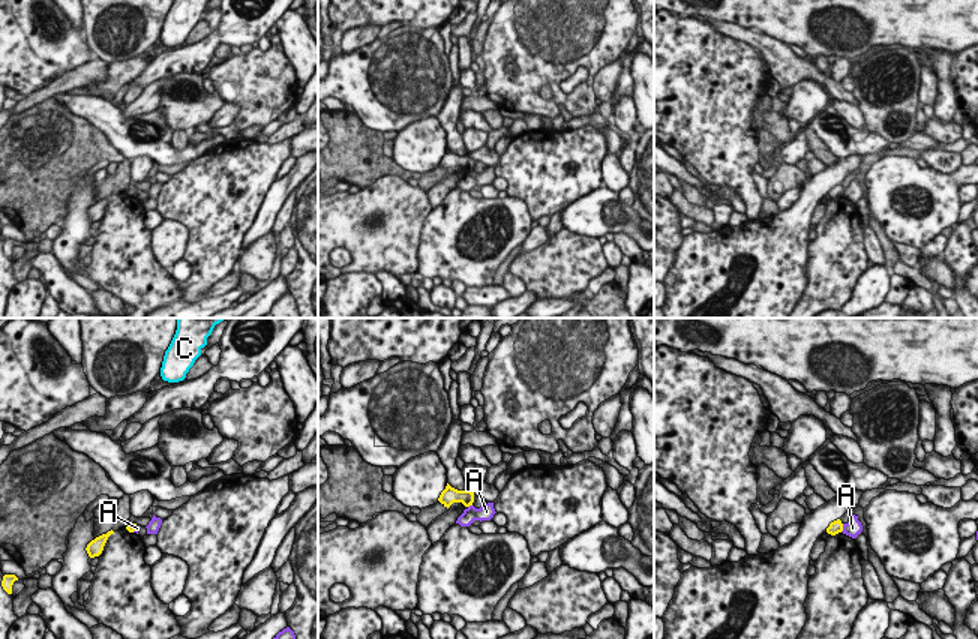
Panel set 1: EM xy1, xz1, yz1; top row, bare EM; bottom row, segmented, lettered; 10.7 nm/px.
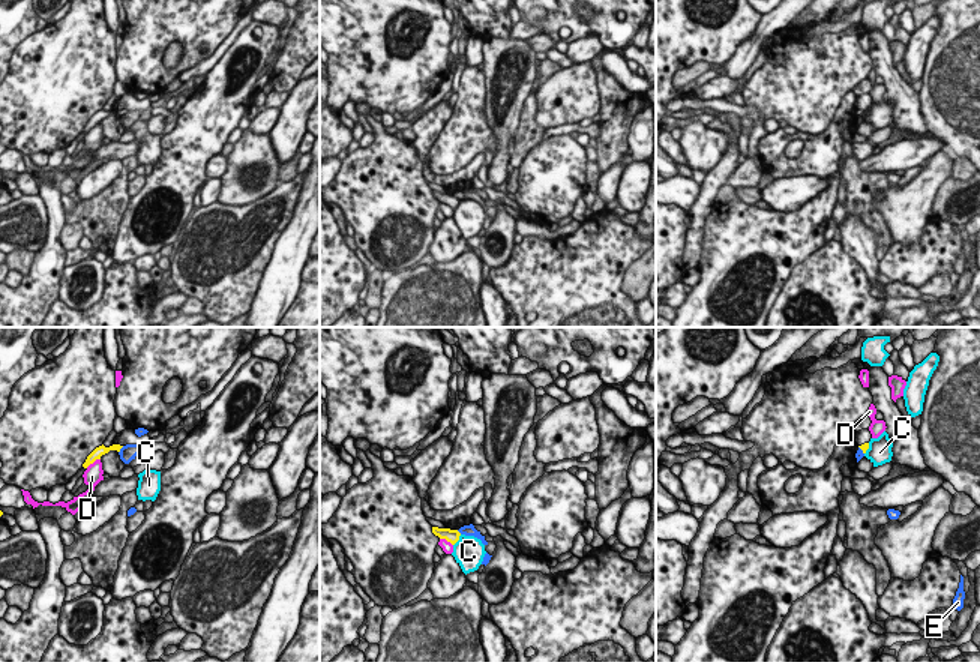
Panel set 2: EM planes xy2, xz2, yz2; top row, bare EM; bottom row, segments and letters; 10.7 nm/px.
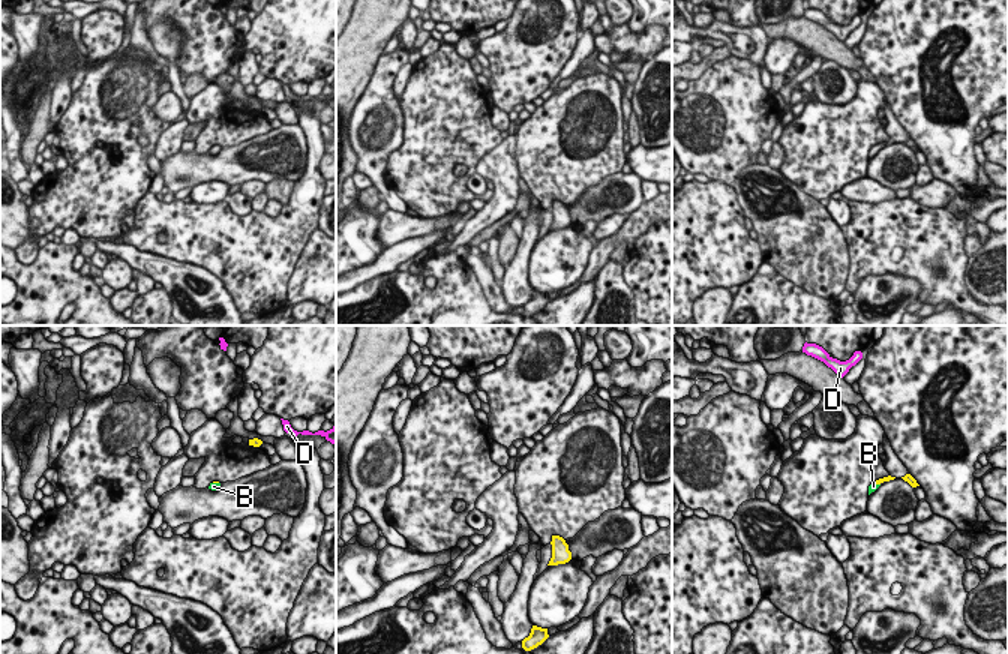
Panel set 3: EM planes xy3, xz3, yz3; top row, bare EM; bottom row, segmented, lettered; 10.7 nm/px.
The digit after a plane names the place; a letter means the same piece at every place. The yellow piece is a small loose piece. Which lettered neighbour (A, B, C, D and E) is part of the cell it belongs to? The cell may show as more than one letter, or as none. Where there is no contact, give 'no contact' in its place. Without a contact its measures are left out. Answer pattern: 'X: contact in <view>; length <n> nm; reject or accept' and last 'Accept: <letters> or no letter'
A: contact in yz1; length 100 nm; reject
B: contact in yz3; length 90 nm; accept
C: contact in xz2; length 150 nm; reject
D: contact in xy2; length 190 nm; reject
E: contact in xy2; length 100 nm; reject
Accept: B

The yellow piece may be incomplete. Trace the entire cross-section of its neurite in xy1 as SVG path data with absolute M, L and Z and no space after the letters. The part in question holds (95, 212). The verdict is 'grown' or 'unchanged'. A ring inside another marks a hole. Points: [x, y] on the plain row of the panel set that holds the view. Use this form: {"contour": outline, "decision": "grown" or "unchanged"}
{"contour": "M112 194L108 195L106 198L102 198L102 200L99 200L99 201L96 201L94 204L92 204L92 206L87 208L86 214L87 214L87 218L88 218L90 222L99 220L99 219L102 218L104 210L105 210L105 207L106 207L106 204L108 204L108 201L110 201L111 198L114 198Z", "decision": "unchanged"}

